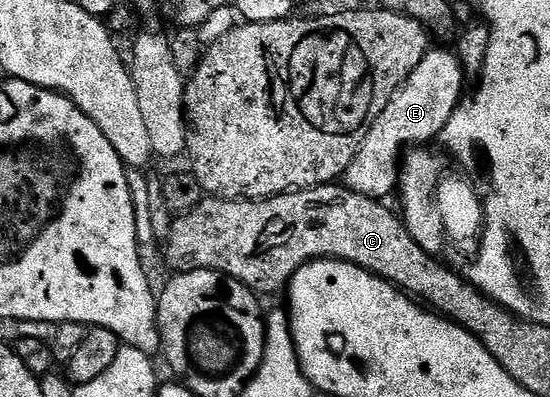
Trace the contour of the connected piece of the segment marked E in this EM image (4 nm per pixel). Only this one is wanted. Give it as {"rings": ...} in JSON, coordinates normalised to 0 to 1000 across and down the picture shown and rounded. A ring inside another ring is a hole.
{"rings":[[[778,123],[765,161],[744,181],[740,199],[725,214],[725,229],[707,262],[700,262],[700,282],[678,302],[664,353],[656,353],[656,373],[649,373],[649,393],[642,393],[631,418],[631,476],[656,494],[704,504],[709,489],[713,496],[720,486],[736,380],[764,363],[784,363],[789,348],[793,355],[804,340],[809,312],[816,312],[816,292],[824,292],[845,244],[842,164],[833,136],[813,126]]]}

